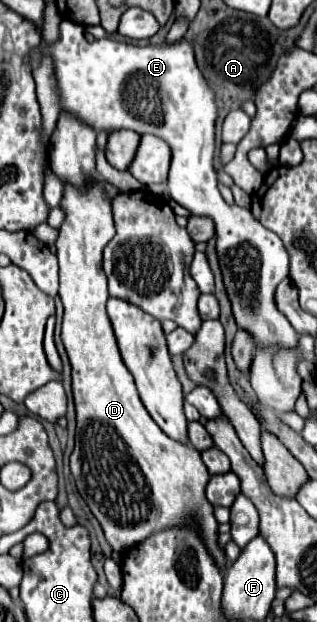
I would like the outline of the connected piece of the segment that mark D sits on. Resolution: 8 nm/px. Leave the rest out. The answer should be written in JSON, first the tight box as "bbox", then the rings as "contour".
{"bbox":[57,182,225,568],"contour":[[[99,182],[91,184],[87,190],[79,192],[65,184],[65,196],[61,200],[65,210],[65,222],[59,228],[57,238],[57,258],[59,258],[59,296],[65,306],[61,338],[73,368],[73,398],[77,408],[77,436],[71,454],[71,474],[75,478],[77,490],[91,508],[93,516],[99,520],[107,542],[115,552],[125,552],[141,542],[145,542],[153,532],[163,532],[169,528],[193,526],[201,536],[205,548],[209,550],[215,564],[225,568],[225,550],[219,546],[219,524],[215,522],[215,508],[205,498],[205,486],[209,482],[209,472],[201,462],[201,456],[193,446],[171,440],[153,422],[149,412],[139,400],[133,376],[123,366],[117,350],[113,326],[109,326],[109,316],[105,310],[109,290],[107,278],[101,266],[103,250],[115,234],[111,202],[107,200]]]}

